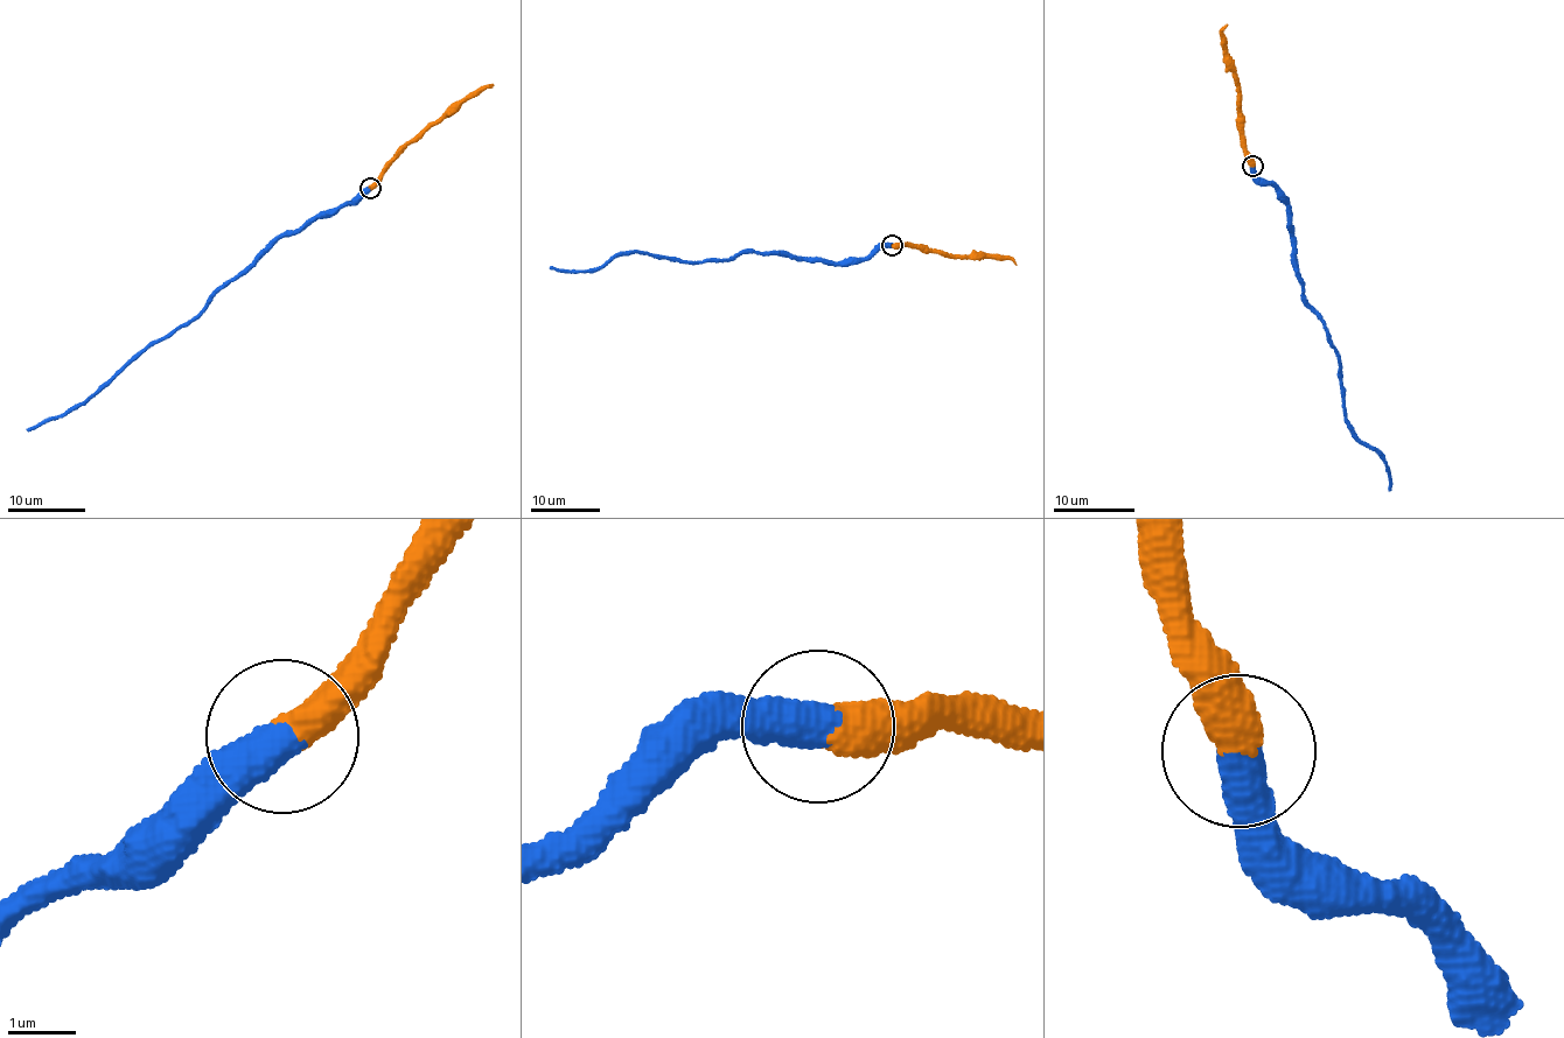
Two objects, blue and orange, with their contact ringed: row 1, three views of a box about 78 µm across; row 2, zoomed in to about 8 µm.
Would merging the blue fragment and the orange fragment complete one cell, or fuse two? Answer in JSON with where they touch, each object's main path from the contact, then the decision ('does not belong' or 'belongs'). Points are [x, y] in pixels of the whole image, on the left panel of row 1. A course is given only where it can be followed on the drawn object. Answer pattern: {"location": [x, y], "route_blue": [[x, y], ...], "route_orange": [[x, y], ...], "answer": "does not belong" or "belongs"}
{"location": [370, 188], "route_blue": [[370, 187], [342, 207], [280, 235], [224, 281], [201, 310], [152, 341], [81, 405], [26, 429]], "route_orange": [[370, 187], [431, 126], [494, 84]], "answer": "does not belong"}

